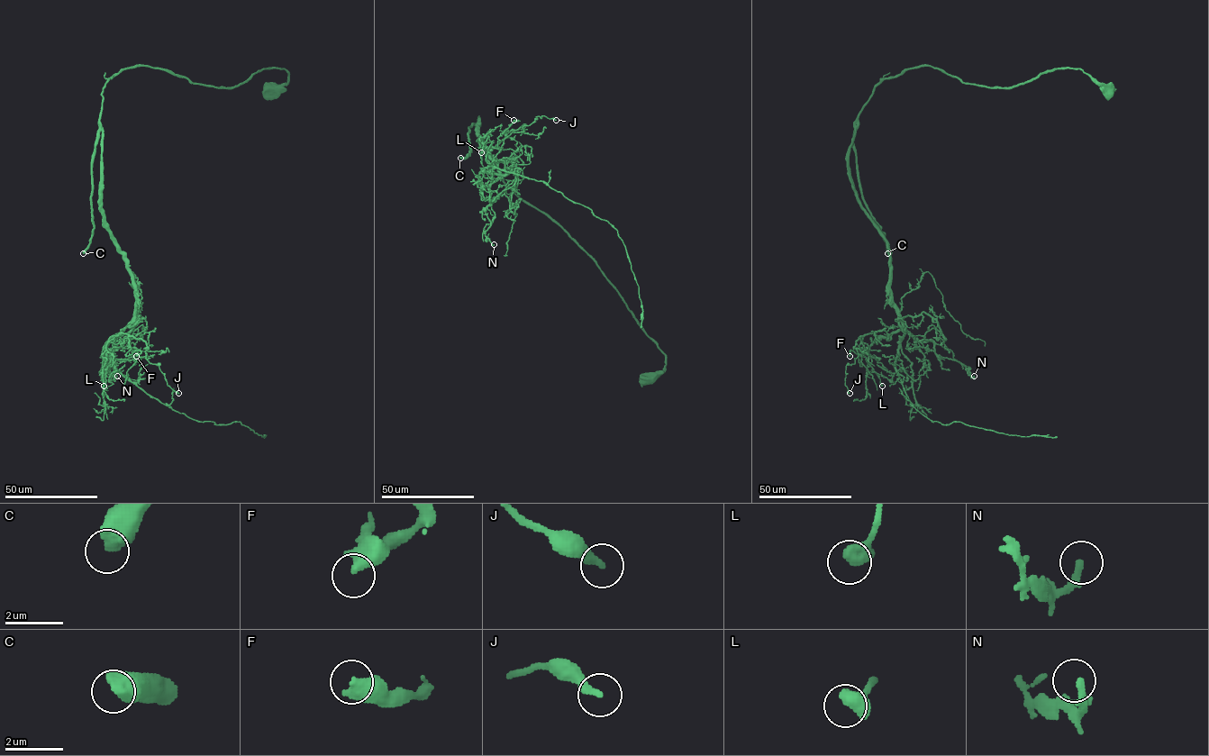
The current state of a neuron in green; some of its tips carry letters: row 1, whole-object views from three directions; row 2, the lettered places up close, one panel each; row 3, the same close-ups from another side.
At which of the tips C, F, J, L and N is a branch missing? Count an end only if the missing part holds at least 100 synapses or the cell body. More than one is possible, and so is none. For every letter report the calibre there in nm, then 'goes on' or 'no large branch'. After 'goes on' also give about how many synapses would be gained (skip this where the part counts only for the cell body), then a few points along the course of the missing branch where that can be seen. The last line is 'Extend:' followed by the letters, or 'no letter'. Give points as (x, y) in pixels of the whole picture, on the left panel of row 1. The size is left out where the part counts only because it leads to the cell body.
C: 600 nm thick; goes on; about 2000 synapses
F: 550 nm thick; no large branch
J: 340 nm thick; no large branch
L: 600 nm thick; no large branch
N: 280 nm thick; no large branch
Extend: C

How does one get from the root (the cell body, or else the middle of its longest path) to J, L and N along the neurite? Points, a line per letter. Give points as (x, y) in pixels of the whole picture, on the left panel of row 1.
J: (273, 91), (285, 68), (215, 87), (133, 66), (103, 89), (101, 214), (135, 299), (113, 337), (178, 393)
L: (273, 91), (285, 68), (215, 87), (133, 66), (106, 83), (101, 214), (135, 314), (106, 345), (104, 386)
N: (273, 91), (285, 68), (215, 87), (133, 66), (106, 83), (101, 214), (135, 299), (106, 361), (117, 376)

